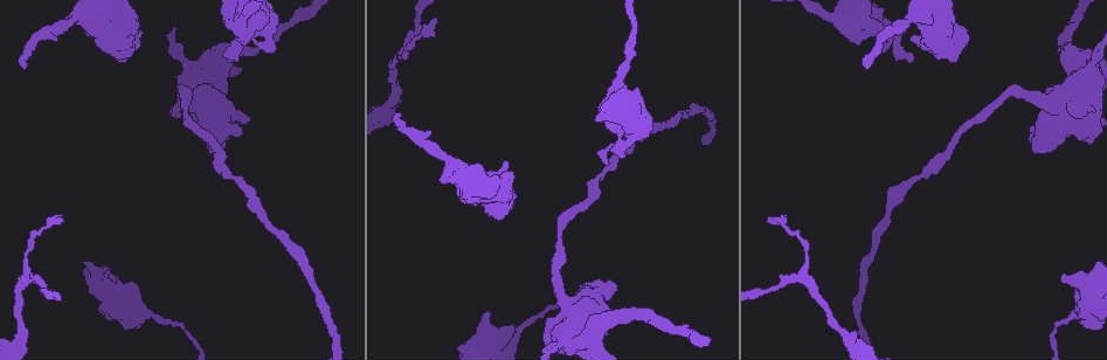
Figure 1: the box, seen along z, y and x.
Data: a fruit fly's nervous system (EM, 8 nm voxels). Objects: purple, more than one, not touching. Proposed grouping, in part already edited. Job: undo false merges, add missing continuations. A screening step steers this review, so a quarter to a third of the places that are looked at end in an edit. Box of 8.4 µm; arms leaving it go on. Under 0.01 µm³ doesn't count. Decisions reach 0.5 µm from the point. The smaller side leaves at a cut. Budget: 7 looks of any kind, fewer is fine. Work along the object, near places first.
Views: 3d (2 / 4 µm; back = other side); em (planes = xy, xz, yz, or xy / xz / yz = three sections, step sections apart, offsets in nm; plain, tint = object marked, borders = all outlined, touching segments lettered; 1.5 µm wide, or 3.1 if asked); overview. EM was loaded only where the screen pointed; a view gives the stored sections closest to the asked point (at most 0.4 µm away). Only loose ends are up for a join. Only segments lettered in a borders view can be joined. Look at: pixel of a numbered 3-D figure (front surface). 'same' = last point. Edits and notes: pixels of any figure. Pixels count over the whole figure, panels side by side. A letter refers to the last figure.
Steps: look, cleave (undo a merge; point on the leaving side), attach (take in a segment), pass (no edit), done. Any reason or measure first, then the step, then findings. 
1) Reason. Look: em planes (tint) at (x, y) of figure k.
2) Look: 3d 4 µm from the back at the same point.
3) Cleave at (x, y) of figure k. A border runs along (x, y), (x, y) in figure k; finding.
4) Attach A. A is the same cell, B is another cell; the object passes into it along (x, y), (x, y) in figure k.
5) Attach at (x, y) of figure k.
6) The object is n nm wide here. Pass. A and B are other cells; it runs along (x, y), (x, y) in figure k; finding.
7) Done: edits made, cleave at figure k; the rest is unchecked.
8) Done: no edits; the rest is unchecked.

An open end. Look: em planes (plain) at (400, 118) of figure 1.

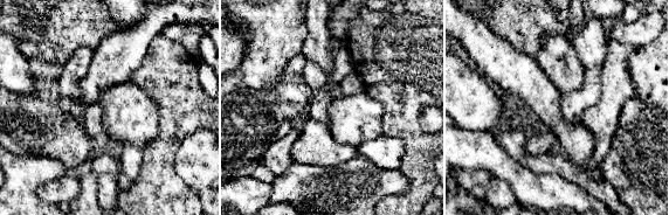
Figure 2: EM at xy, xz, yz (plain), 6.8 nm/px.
Look: em planes (borders) at the same point.

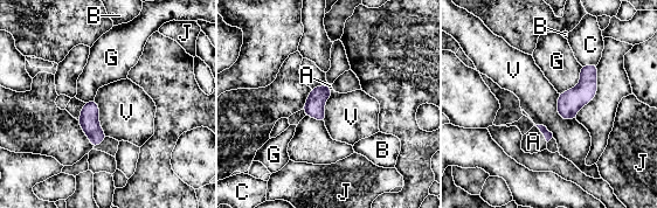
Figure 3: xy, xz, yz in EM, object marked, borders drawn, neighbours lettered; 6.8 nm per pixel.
Attach A. A is the same cell, B, C, G, J and V are other cells; the object passes into it along (547, 134), (541, 133), (533, 141) in figure 3; the neuron continues.

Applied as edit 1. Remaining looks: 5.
Three-way junction. Look: 3d 2 µm from the back at (800, 276) of figure 1.

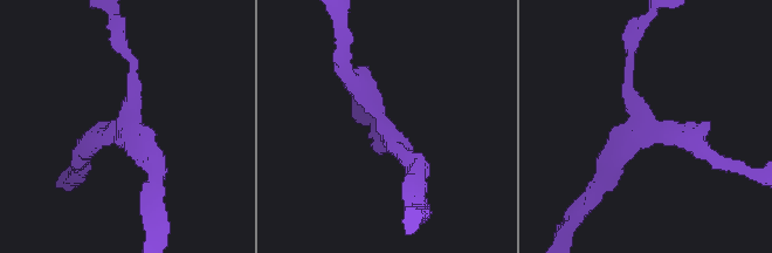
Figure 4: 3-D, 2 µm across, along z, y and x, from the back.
Now the EM. Look: em planes (borders) at (641, 127) of figure 4.

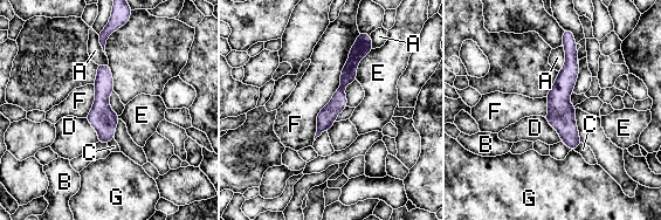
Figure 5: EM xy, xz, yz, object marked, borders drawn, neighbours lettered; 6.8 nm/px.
The longest contact is with F, 800 nm. Cleave at (349, 74) of figure 5. A, B, C, D, E, F and G are other cells; a border runs along (341, 86), (344, 89) in figure 5; two neurons meet here.

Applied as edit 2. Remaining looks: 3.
Done: edits made, attach at figure 3, cleave at figure 5; the rest is unchecked.

